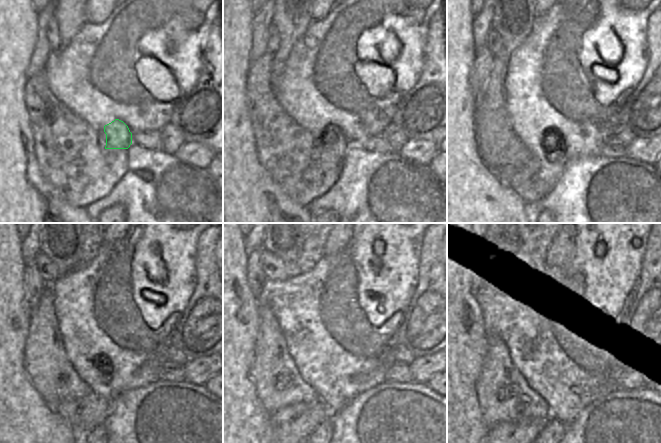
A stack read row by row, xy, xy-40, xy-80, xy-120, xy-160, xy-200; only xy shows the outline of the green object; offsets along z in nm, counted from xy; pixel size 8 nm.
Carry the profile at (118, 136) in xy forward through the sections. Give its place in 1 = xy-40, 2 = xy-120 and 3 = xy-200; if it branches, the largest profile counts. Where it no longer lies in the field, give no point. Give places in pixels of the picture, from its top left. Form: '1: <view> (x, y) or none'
1: xy-40 (334, 152)
2: xy-120 (84, 414)
3: xy-200 (526, 426)

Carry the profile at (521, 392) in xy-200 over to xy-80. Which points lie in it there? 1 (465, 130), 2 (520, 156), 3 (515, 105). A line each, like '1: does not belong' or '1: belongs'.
1: does not belong
2: belongs
3: does not belong

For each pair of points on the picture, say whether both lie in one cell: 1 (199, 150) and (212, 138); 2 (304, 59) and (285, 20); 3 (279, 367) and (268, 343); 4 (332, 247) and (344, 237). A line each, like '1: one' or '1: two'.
1: two
2: two
3: one
4: one

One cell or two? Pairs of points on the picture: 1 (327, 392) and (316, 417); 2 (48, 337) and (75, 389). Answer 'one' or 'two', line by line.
1: two
2: one

